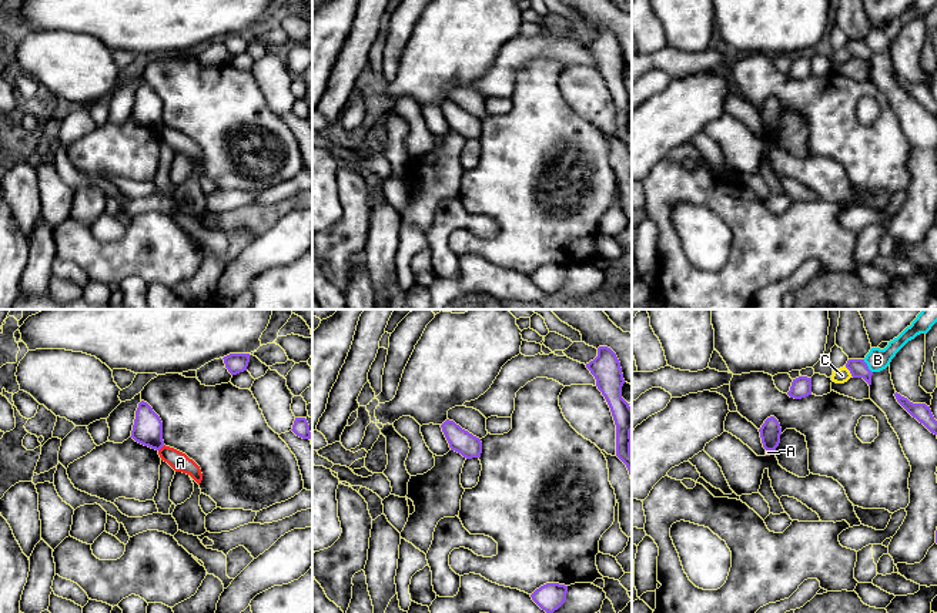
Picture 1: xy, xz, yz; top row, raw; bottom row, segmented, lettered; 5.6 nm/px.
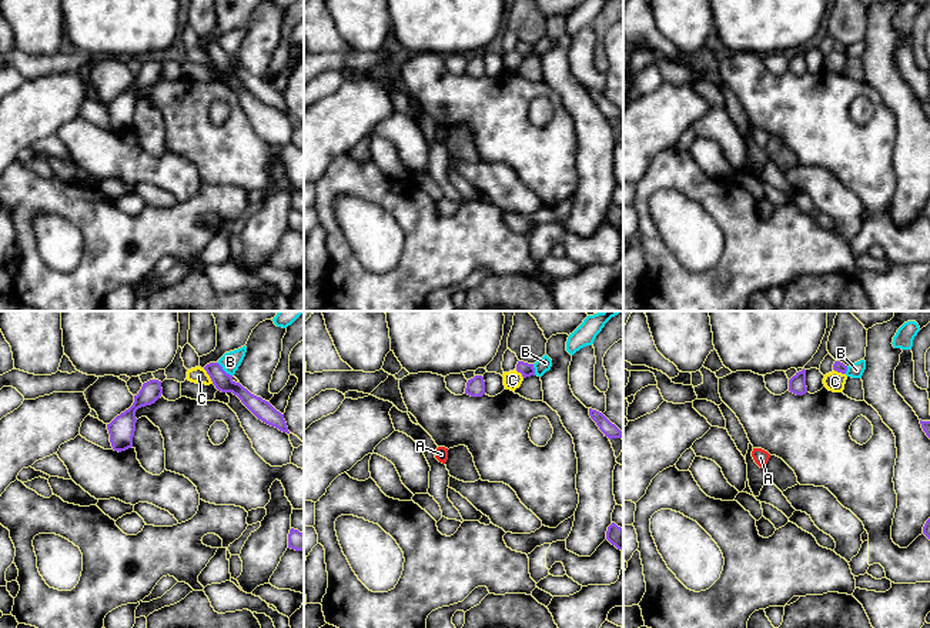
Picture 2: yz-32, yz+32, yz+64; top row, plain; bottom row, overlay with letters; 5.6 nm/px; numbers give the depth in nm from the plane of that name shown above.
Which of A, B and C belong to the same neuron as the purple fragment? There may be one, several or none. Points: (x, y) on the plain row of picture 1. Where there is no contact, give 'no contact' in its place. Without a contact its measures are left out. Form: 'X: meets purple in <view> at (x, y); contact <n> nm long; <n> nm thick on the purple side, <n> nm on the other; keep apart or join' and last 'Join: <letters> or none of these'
A: meets purple in xy at (161, 127); contact 50 nm long; 170 nm thick on the purple side, 110 nm on the other; keep apart
B: meets purple in yz at (867, 47); contact 90 nm long; 100 nm thick on the purple side, 130 nm on the other; keep apart
C: meets purple in yz at (849, 50); contact 70 nm long; 100 nm thick on the purple side, 90 nm on the other; keep apart
Join: none of these

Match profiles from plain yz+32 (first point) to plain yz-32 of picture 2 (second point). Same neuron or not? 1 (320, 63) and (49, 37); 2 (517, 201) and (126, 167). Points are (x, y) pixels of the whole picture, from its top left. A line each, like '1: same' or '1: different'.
1: different
2: same

